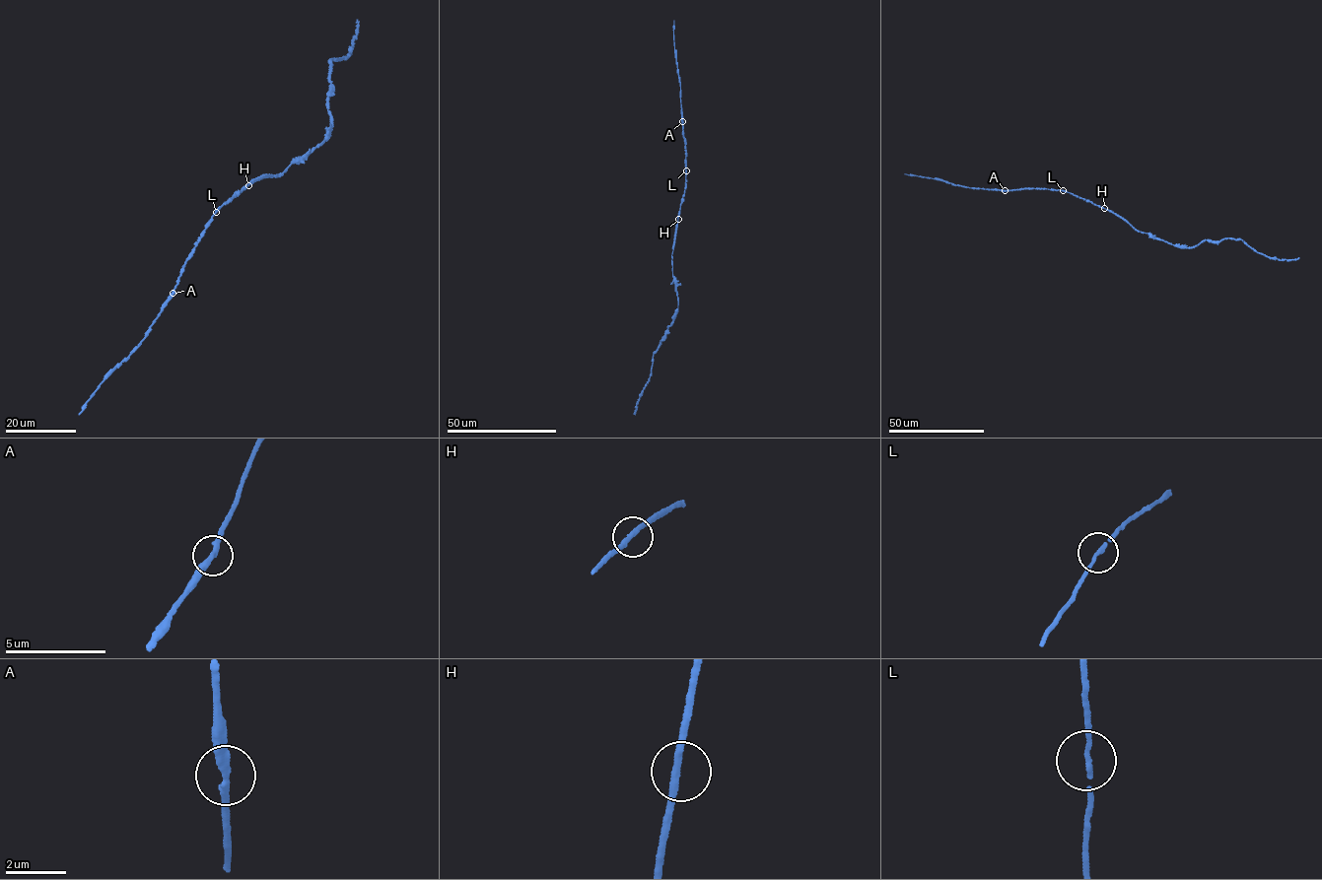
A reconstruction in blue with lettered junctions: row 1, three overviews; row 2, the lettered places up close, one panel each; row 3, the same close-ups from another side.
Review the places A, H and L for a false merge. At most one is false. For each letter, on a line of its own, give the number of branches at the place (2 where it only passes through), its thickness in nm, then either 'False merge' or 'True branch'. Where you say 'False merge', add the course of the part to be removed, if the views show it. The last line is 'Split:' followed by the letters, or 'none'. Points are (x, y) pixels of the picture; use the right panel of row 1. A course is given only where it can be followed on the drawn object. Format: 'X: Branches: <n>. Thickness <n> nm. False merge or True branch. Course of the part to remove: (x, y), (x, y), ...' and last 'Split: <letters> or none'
A: Branches: 2. Thickness 280 nm. True branch
H: Branches: 2. Thickness 240 nm. True branch
L: Branches: 2. Thickness 130 nm. True branch
Split: none

